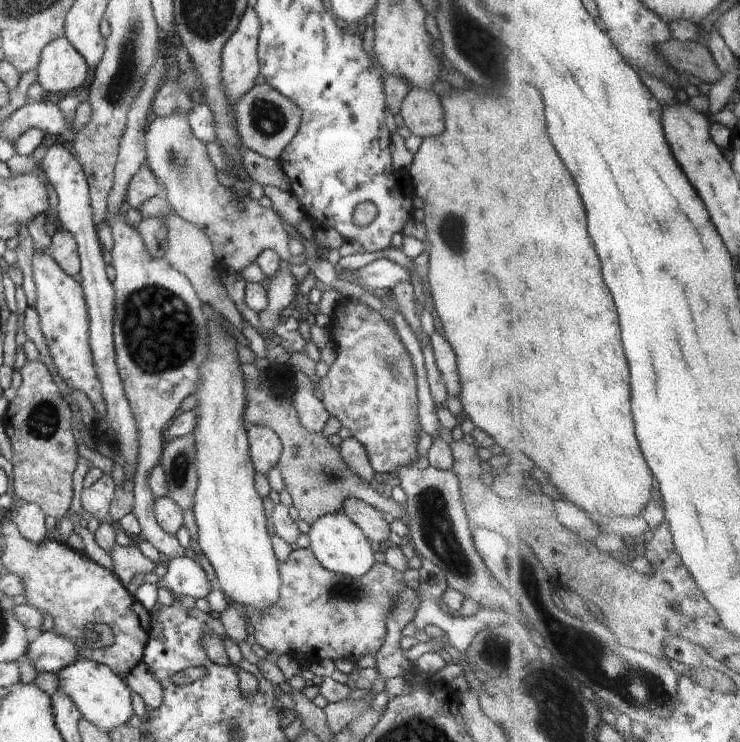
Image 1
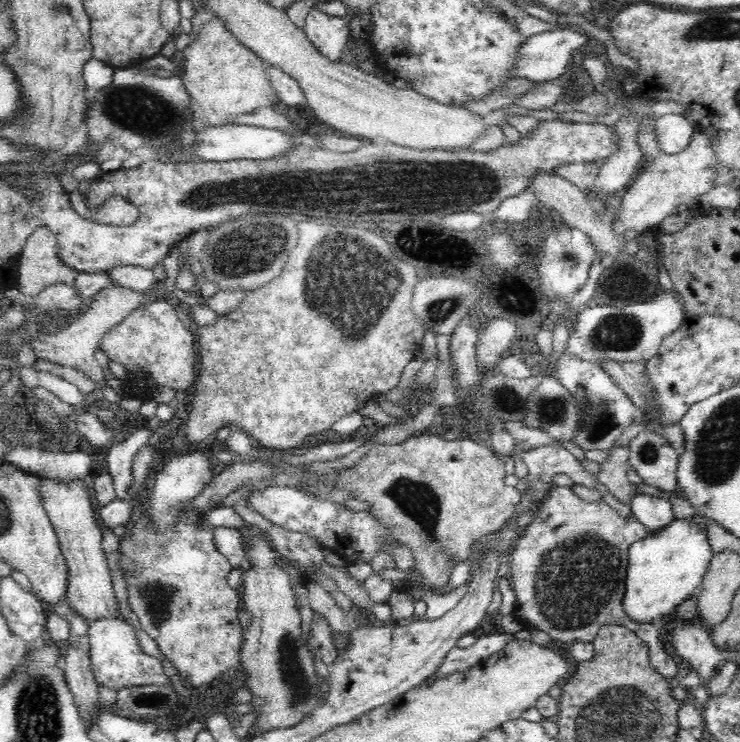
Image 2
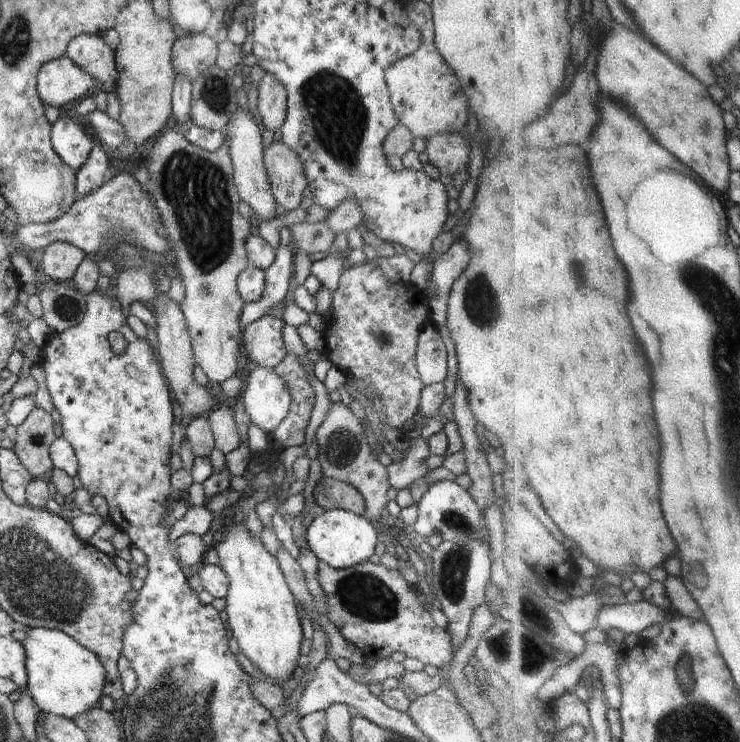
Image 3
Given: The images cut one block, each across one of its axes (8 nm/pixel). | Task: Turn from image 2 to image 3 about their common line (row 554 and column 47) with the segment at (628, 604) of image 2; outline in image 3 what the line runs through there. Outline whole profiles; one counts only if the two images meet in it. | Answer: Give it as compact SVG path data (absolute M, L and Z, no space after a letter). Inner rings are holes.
M27 627L25 631L26 638L21 643L25 650L26 689L32 695L40 712L73 719L76 715L96 705L103 695L104 677L107 675L98 657L65 632L44 627Z

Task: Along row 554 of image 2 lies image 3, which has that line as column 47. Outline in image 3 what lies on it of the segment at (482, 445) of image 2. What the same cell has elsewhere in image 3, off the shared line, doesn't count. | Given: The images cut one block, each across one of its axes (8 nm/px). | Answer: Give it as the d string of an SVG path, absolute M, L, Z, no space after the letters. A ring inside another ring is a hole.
M37 406L32 412L29 412L26 420L16 427L16 443L13 451L20 462L30 471L32 478L42 476L44 472L54 467L49 455L49 446L54 439L54 422L50 413Z

